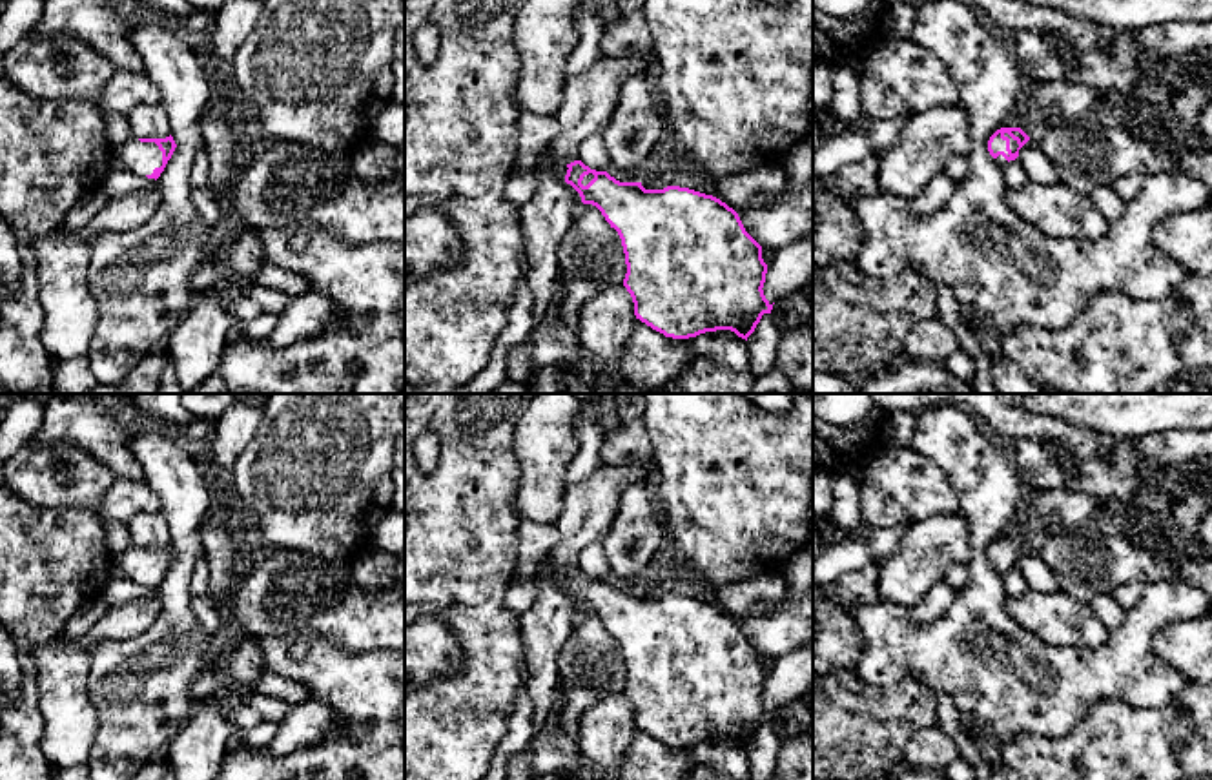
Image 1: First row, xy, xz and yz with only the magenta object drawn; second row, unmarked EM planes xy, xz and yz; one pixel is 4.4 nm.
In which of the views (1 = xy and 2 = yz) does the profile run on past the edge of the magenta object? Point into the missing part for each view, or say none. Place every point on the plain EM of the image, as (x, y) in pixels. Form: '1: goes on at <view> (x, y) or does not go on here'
1: goes on at xy (139, 565)
2: goes on at yz (1014, 553)

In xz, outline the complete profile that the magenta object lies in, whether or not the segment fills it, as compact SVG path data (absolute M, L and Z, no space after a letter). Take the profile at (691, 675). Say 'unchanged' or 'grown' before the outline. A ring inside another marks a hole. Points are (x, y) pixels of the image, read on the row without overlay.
grown; M581 569L563 574L561 585L618 640L627 672L623 694L636 727L652 738L673 747L731 738L747 749L762 724L771 722L762 698L767 682L762 654L720 607L680 594L645 598L642 590L620 590Z

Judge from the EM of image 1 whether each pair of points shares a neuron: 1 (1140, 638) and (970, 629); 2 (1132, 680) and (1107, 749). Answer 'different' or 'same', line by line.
1: same
2: different

